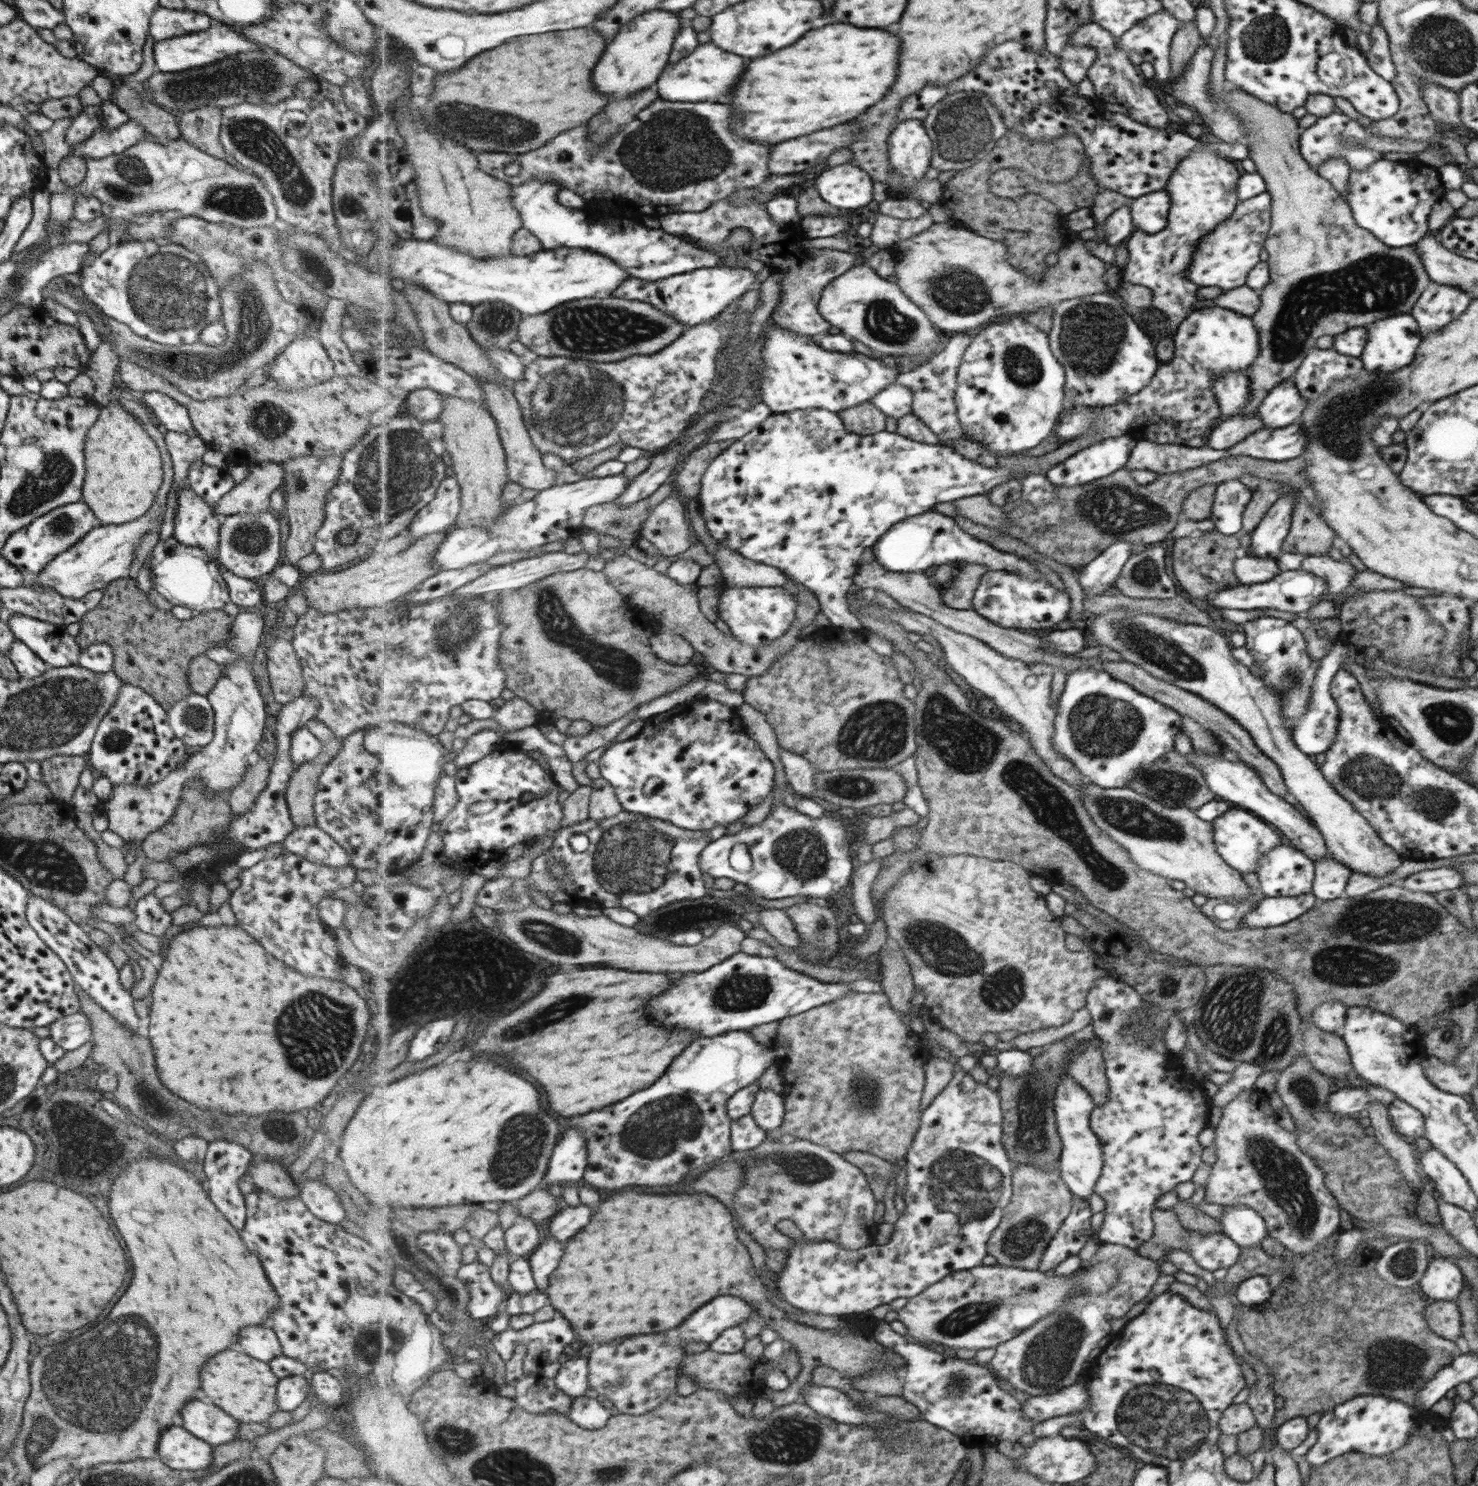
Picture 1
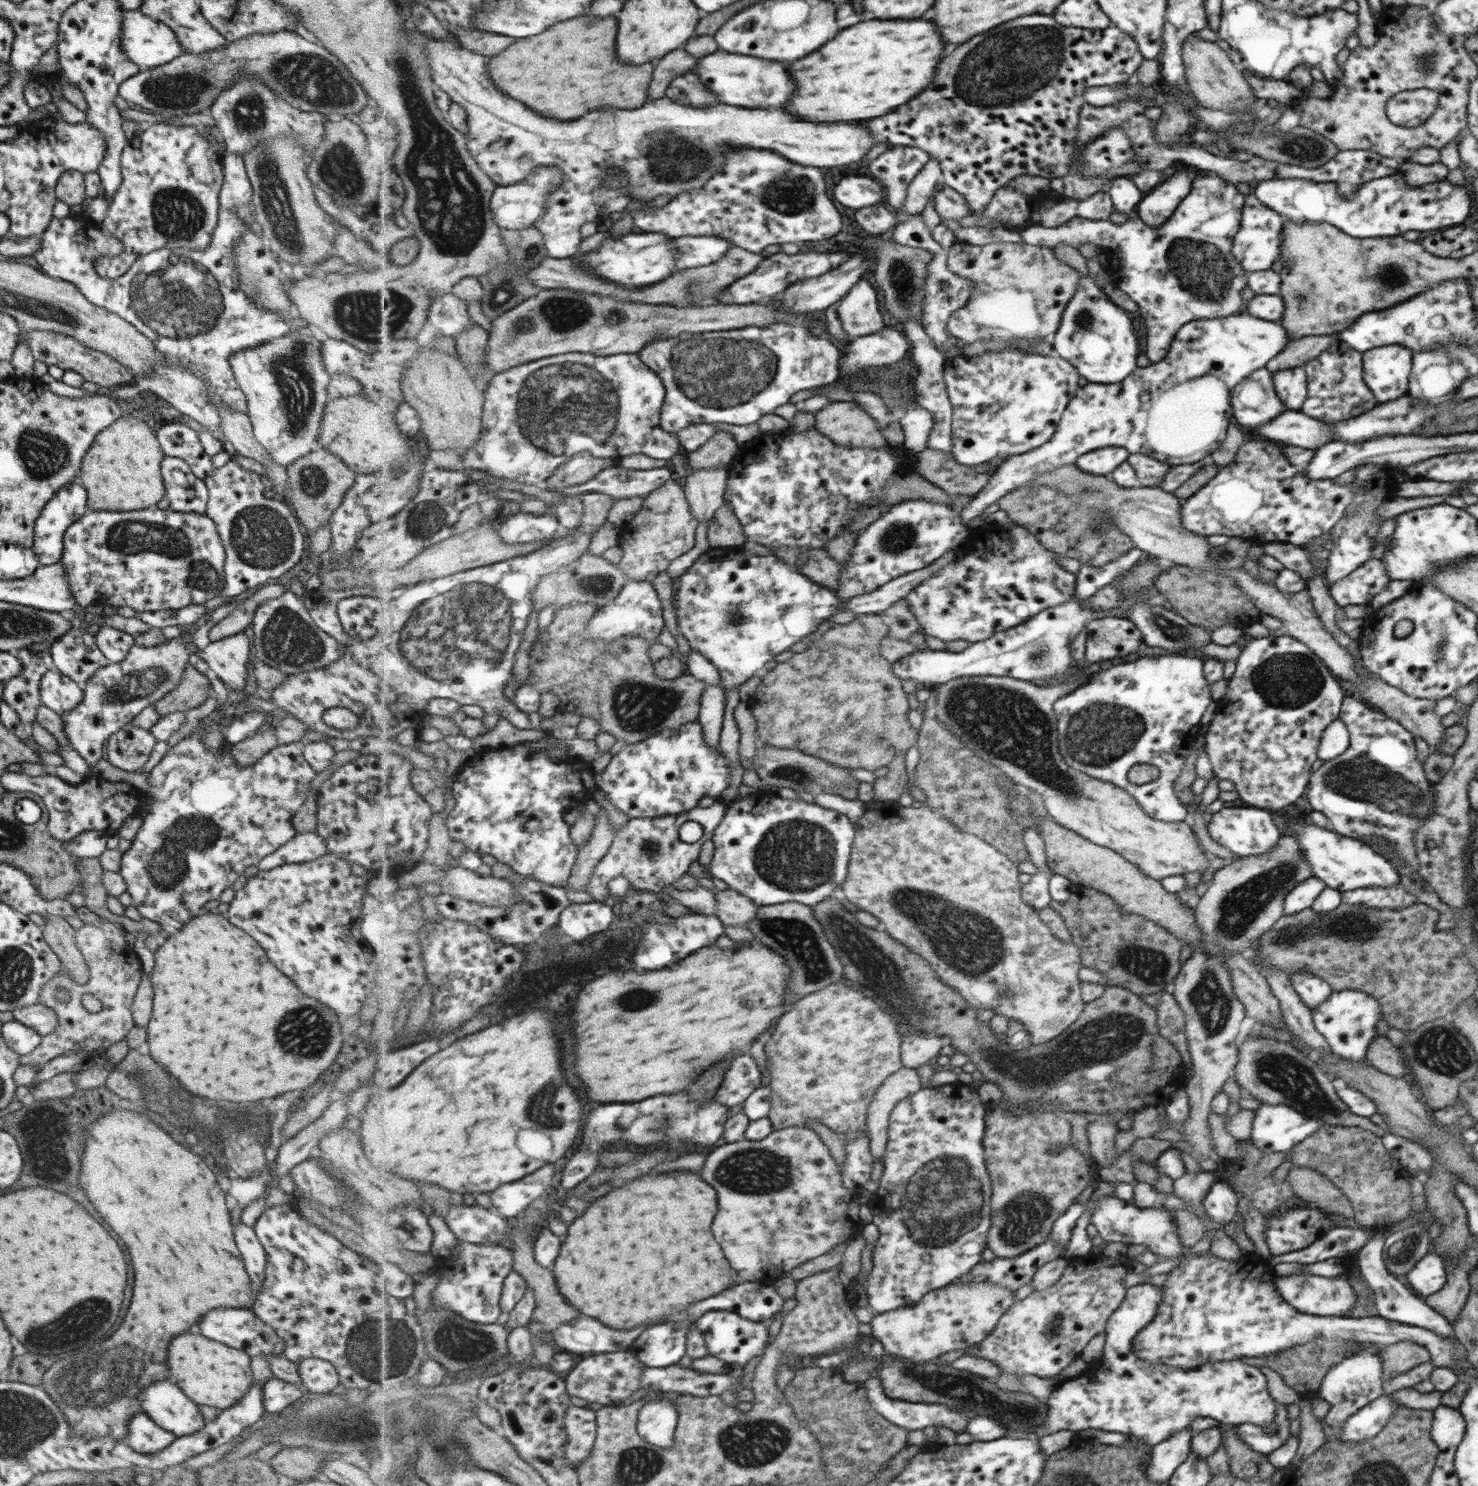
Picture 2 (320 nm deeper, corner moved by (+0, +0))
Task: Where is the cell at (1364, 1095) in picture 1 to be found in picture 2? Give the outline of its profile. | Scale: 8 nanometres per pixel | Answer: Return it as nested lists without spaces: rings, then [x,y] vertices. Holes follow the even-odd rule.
[[[1260,1103],[1254,1110],[1250,1140],[1263,1154],[1286,1152],[1321,1125],[1322,1120],[1307,1118],[1289,1106]]]

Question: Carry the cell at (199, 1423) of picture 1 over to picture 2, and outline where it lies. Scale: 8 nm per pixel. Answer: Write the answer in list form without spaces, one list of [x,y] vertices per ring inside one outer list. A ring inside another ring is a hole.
[[[172,1379],[151,1383],[139,1394],[139,1408],[159,1428],[170,1432],[175,1437],[193,1434],[203,1428],[205,1422],[195,1405],[181,1393]]]

